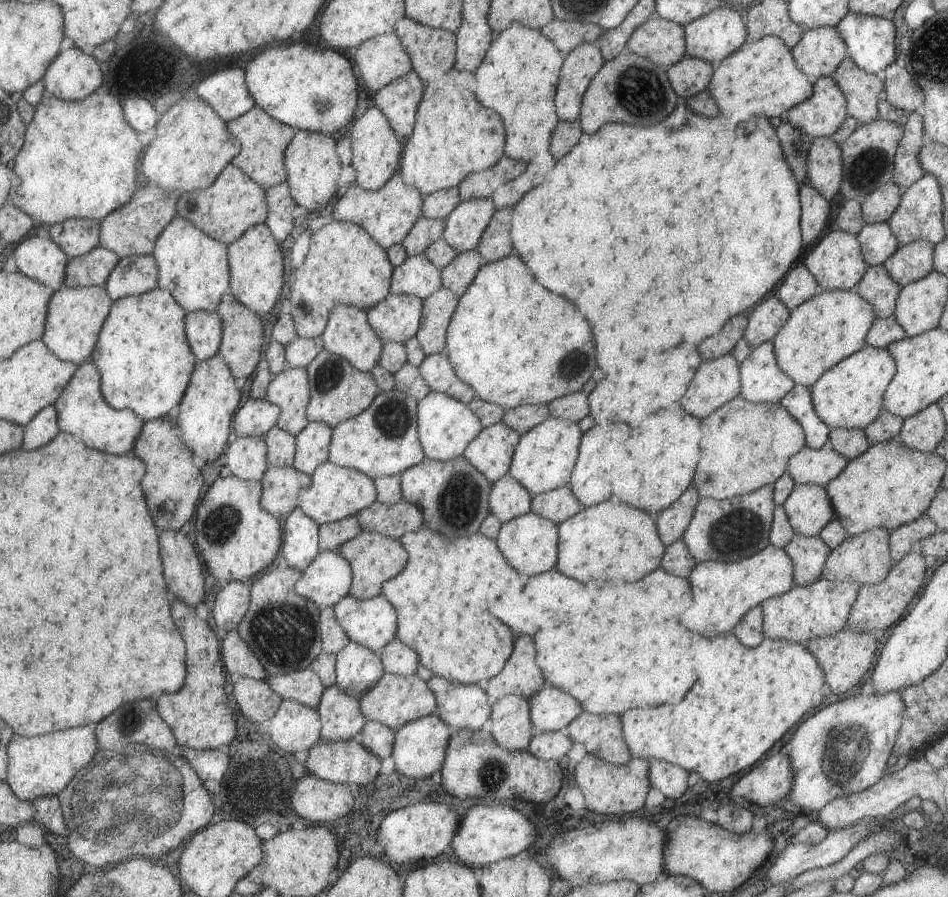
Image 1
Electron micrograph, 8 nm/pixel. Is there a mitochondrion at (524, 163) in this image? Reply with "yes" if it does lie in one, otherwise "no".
no

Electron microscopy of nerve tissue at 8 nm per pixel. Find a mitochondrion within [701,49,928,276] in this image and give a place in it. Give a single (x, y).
(869, 167)

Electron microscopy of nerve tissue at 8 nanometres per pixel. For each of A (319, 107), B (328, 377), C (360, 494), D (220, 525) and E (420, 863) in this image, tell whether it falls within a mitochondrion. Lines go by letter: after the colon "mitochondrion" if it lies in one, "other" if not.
A: mitochondrion
B: mitochondrion
C: other
D: mitochondrion
E: other

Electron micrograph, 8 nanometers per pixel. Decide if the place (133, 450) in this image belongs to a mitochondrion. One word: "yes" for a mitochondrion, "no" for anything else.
no

